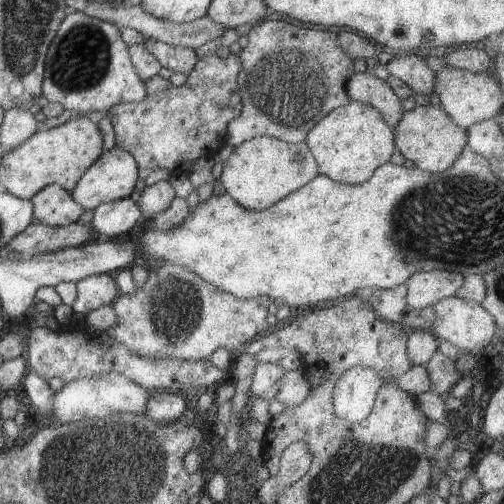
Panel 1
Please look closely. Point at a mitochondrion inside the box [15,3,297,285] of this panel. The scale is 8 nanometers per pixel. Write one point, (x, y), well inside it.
(79, 60)

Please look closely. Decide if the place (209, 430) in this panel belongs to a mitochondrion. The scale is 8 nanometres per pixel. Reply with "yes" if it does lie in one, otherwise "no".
no

